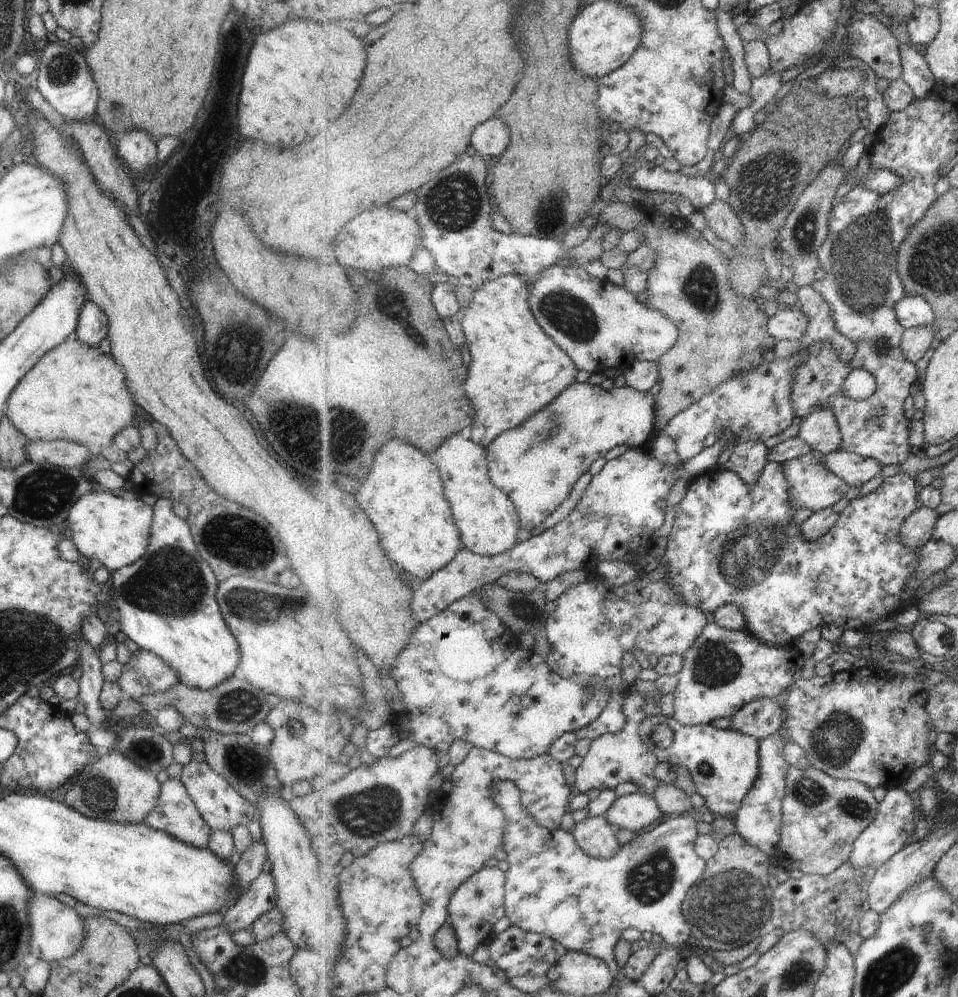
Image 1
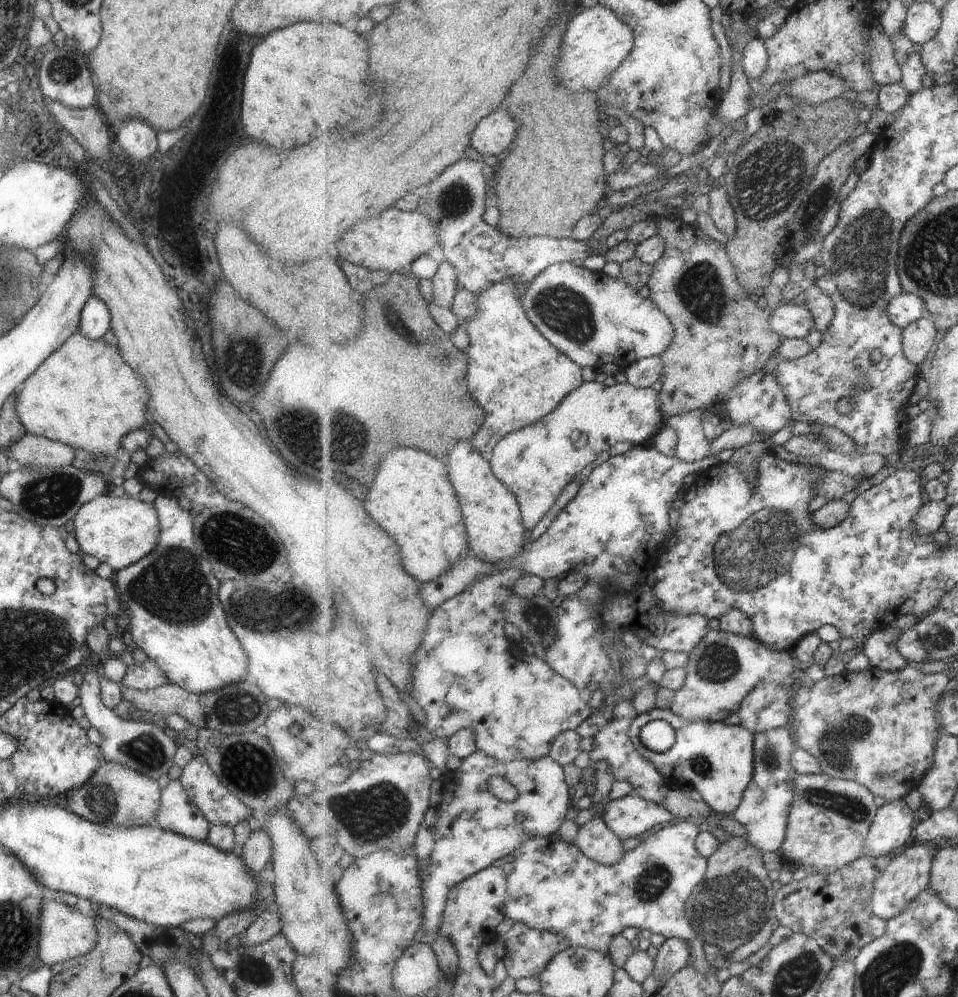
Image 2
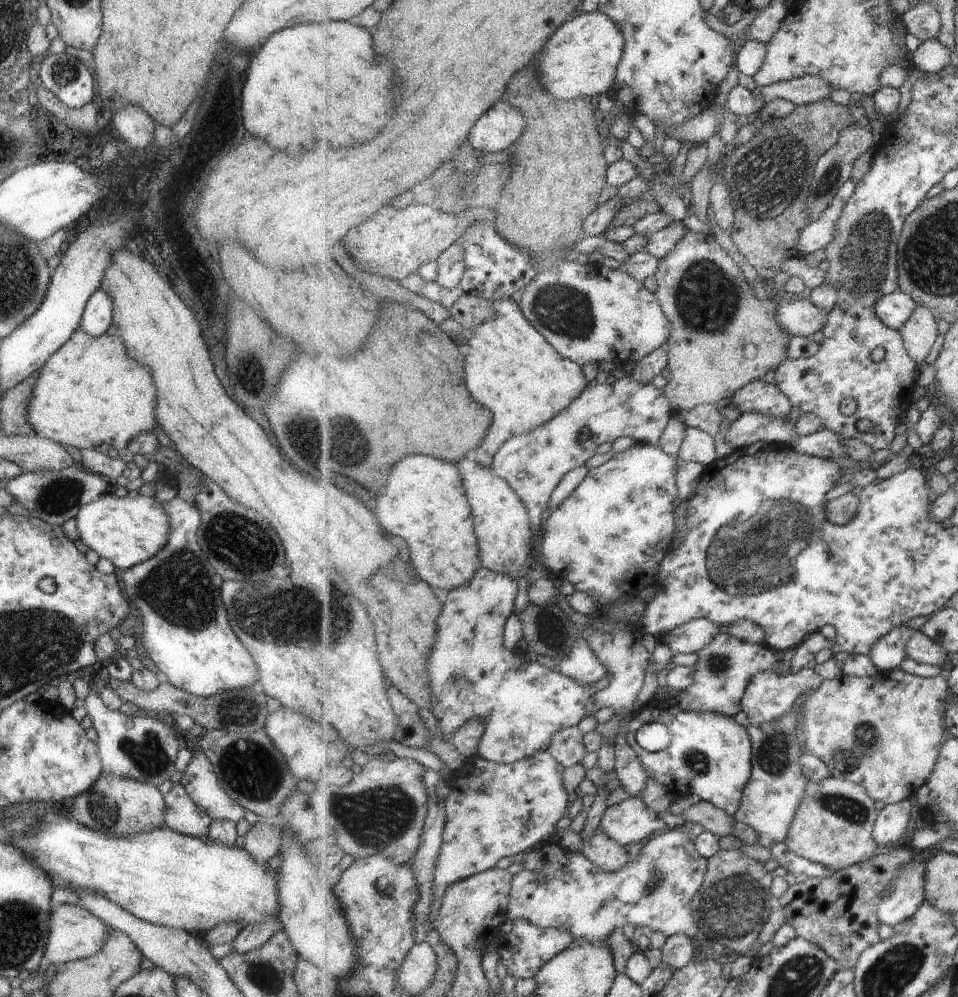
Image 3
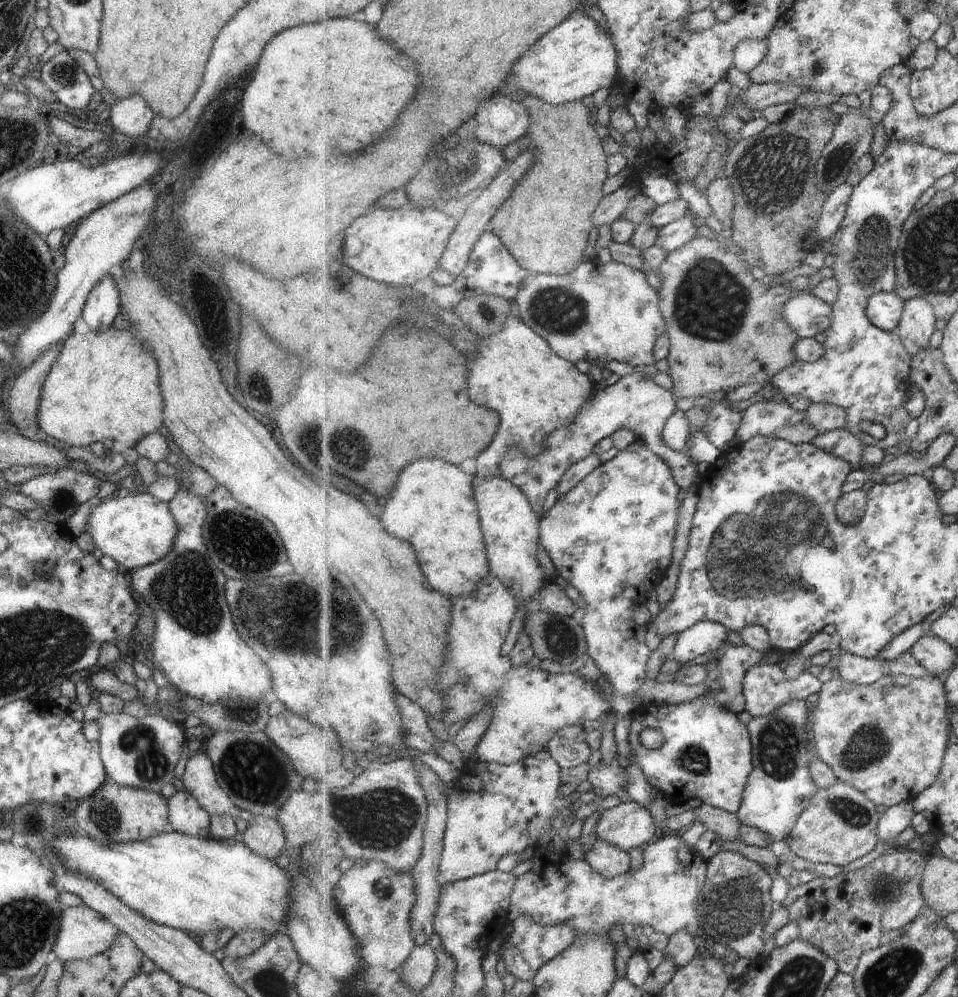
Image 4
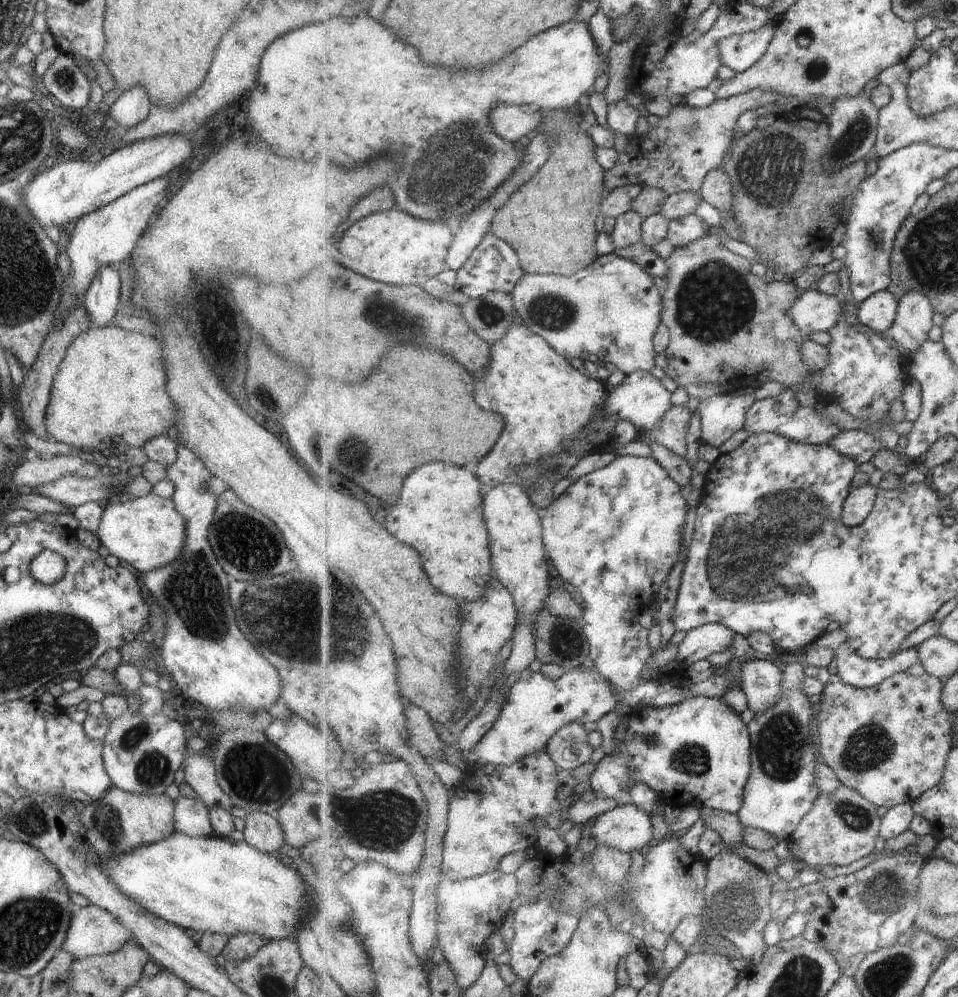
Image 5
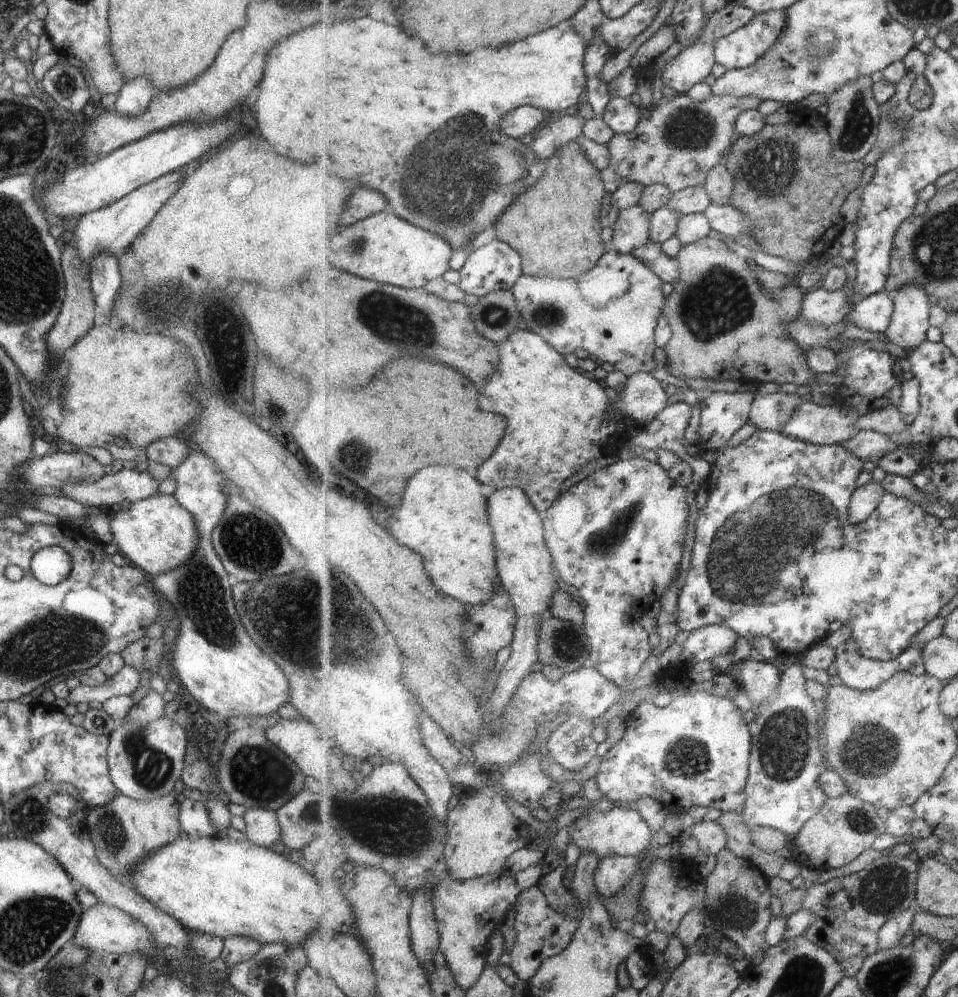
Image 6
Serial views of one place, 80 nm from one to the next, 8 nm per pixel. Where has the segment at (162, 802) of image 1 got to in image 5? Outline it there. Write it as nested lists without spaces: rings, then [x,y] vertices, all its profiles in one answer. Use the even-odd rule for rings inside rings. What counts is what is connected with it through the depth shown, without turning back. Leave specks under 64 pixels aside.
[[[179,796],[173,800],[174,830],[190,837],[206,837],[213,834],[208,808],[199,798]]]

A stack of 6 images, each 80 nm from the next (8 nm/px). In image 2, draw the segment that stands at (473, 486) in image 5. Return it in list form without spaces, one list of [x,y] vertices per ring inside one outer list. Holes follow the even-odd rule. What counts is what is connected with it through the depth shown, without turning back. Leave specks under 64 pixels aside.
[[[399,448],[383,460],[377,482],[363,504],[401,545],[407,572],[425,584],[434,583],[472,553],[466,520],[457,498],[449,472],[441,460],[415,448]]]

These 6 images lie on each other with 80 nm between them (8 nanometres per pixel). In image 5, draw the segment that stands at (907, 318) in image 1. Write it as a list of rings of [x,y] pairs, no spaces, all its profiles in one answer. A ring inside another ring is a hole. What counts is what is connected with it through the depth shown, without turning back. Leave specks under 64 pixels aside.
[[[879,291],[860,304],[857,320],[873,331],[888,333],[894,325],[898,306],[898,298],[891,291]]]

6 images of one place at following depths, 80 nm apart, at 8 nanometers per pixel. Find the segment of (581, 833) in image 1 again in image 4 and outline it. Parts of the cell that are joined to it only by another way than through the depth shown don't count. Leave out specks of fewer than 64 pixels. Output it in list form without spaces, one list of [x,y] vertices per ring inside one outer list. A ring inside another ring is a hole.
[[[597,839],[593,848],[585,854],[585,860],[605,878],[615,878],[631,871],[629,854],[601,839]]]

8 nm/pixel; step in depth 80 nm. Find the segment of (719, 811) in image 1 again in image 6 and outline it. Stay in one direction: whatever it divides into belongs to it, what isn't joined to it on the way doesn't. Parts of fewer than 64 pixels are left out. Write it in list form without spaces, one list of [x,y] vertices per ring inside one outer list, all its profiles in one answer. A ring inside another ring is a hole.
[[[691,666],[679,672],[675,680],[659,678],[653,686],[657,686],[661,691],[673,693],[673,700],[666,707],[657,707],[651,699],[647,699],[637,707],[637,710],[628,714],[625,719],[625,732],[622,739],[617,741],[602,757],[600,771],[595,778],[600,792],[613,802],[637,803],[640,798],[653,797],[662,803],[674,803],[681,805],[683,808],[687,808],[687,806],[707,807],[708,809],[715,808],[722,813],[737,813],[742,815],[746,805],[746,786],[750,777],[750,754],[752,751],[752,734],[750,726],[745,722],[745,718],[743,718],[742,710],[729,697],[709,692],[706,688],[703,688],[703,683],[698,683],[695,679],[691,678]]]

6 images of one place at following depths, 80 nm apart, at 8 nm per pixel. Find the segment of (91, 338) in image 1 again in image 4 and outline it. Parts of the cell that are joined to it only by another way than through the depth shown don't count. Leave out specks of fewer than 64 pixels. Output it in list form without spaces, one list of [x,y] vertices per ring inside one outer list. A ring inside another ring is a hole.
[[[105,273],[91,288],[80,316],[91,331],[104,331],[110,327],[111,320],[118,312],[119,291],[114,278]]]

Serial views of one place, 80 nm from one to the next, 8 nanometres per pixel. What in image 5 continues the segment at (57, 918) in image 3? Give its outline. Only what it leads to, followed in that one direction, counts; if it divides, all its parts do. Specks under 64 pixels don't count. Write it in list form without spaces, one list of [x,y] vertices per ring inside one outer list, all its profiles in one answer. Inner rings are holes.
[[[98,906],[79,907],[71,916],[59,949],[72,954],[74,959],[115,952],[134,938],[115,915]]]

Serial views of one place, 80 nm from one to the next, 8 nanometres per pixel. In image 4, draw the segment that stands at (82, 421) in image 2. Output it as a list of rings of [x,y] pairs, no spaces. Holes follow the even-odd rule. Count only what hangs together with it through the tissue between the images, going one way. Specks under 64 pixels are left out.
[[[110,326],[104,331],[73,332],[64,340],[41,384],[35,422],[47,438],[61,442],[62,446],[89,446],[97,440],[115,438],[129,448],[146,434],[163,432],[161,408],[163,400],[157,384],[157,366],[151,352],[145,350],[129,330]]]

